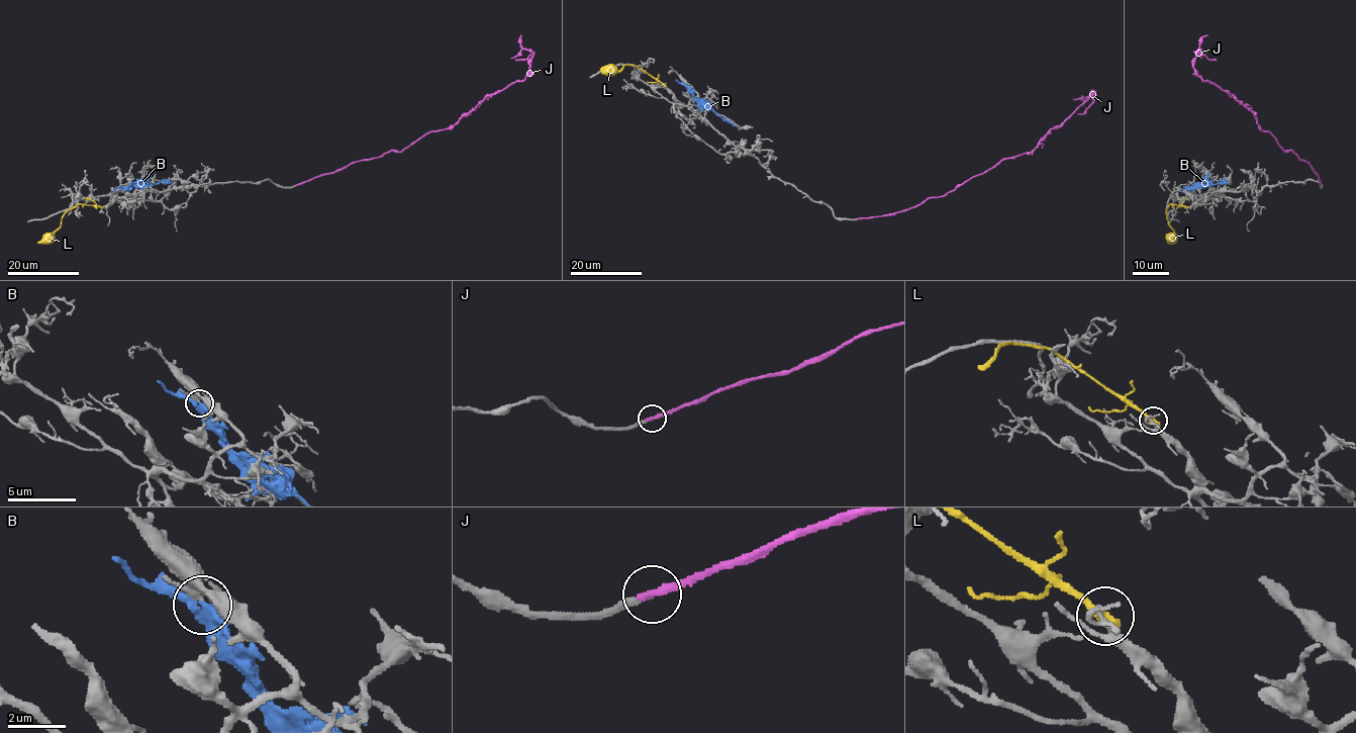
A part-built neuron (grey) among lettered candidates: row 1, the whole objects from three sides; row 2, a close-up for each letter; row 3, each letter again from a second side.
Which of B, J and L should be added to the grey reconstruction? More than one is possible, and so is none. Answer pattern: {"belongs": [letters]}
{"belongs": ["J"]}

